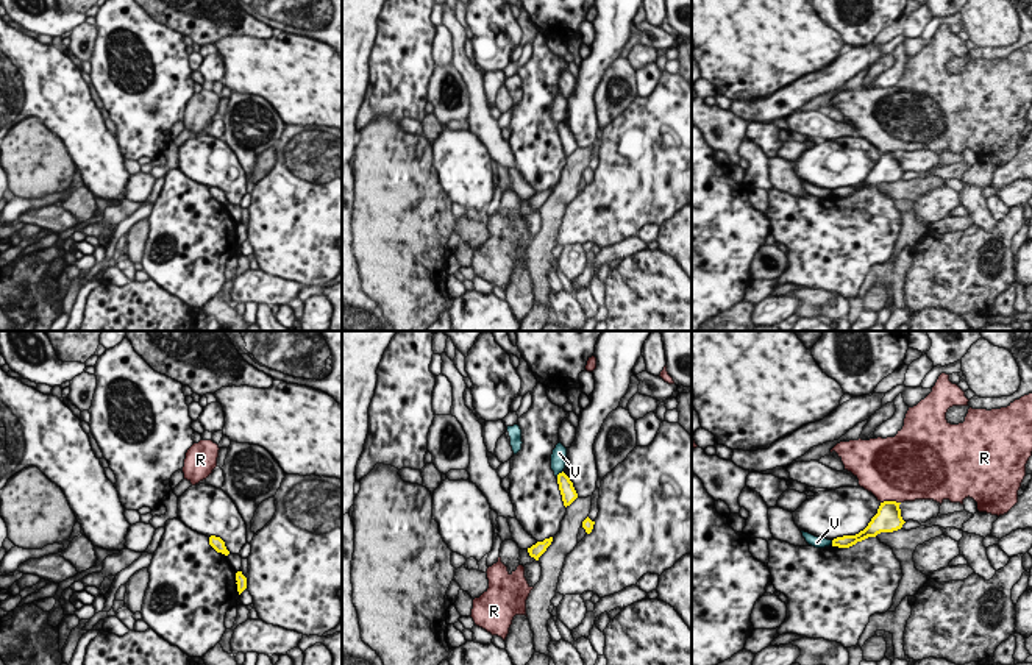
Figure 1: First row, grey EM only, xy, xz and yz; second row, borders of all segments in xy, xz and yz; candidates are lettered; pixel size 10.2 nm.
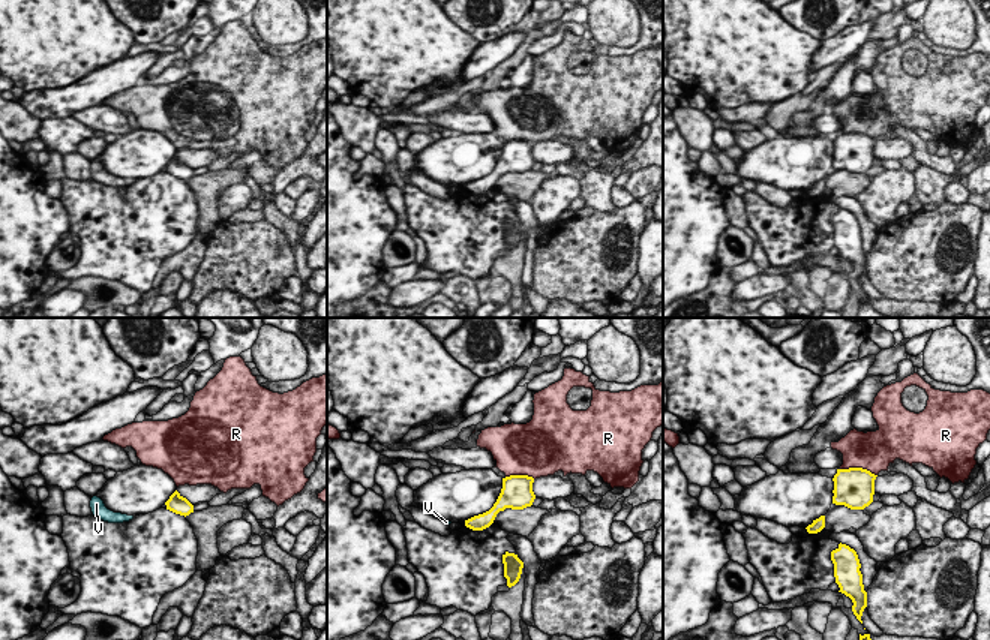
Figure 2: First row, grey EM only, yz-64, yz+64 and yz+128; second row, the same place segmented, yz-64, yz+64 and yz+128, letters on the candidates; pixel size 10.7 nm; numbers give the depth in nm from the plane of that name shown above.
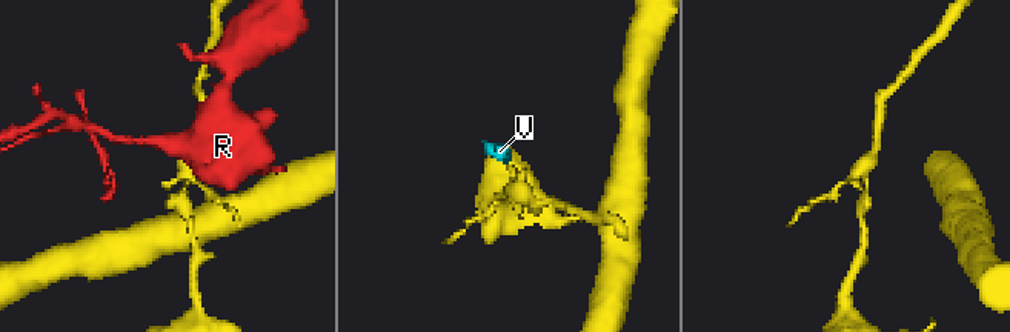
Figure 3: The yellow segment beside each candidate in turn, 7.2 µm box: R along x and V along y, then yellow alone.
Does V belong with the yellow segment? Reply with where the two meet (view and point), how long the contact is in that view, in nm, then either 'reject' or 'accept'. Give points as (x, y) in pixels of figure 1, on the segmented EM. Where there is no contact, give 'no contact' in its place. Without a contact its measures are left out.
contact xz (559, 473); length 110 nm; reject

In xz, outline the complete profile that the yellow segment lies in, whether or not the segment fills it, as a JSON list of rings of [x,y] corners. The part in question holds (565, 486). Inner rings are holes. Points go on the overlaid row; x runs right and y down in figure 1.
[[[564,471],[557,475],[557,484],[559,484],[564,506],[567,507],[578,498],[578,493],[573,487],[573,482]]]

